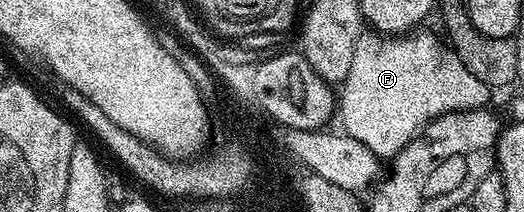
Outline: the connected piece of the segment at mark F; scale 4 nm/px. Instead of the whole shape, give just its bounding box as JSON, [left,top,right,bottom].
[337,30,493,158]

